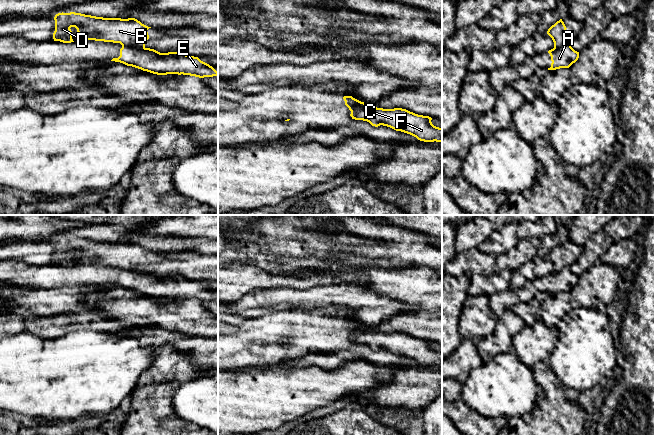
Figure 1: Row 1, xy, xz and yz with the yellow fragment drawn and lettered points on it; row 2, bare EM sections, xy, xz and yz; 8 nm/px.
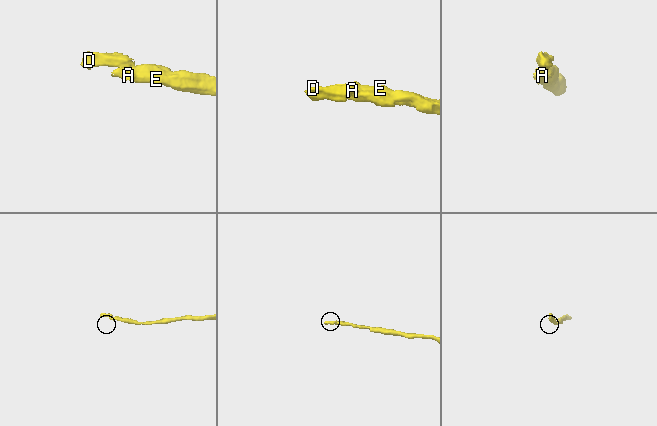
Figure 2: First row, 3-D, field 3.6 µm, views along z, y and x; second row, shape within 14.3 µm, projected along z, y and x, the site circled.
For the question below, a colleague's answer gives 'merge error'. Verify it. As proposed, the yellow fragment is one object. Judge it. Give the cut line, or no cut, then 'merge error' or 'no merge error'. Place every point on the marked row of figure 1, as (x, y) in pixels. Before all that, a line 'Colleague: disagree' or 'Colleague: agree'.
Colleague: agree
xy (122, 44), (138, 45), (144, 48) | merge error

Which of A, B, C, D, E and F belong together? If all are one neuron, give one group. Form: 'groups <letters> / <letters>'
groups A C E F / B D

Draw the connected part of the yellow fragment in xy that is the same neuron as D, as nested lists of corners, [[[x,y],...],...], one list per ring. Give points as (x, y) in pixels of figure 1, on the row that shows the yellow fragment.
[[[58,13],[54,17],[54,41],[74,42],[71,27],[75,27],[81,40],[120,43],[145,48],[149,39],[148,27],[135,18],[103,18],[81,13]]]

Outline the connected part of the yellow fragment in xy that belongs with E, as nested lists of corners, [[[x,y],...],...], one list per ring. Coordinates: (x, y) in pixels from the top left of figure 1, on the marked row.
[[[122,45],[120,56],[111,61],[157,75],[183,74],[199,78],[218,76],[212,66],[182,52],[160,53],[150,48]]]

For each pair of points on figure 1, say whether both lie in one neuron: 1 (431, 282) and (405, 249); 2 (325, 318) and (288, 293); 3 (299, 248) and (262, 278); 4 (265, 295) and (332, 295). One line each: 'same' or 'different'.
1: different
2: different
3: different
4: same

